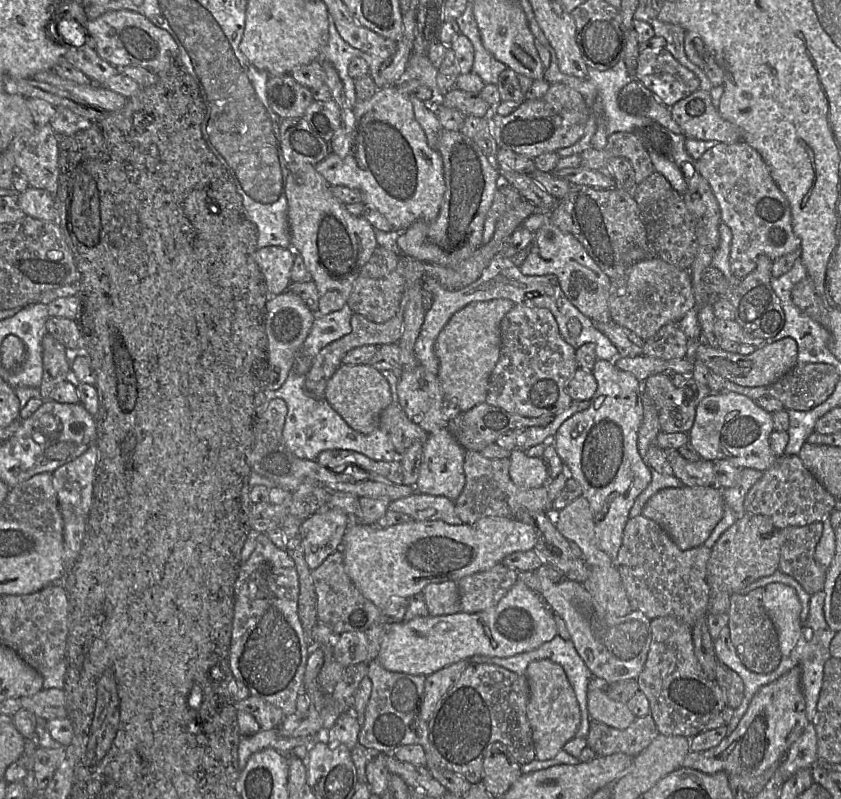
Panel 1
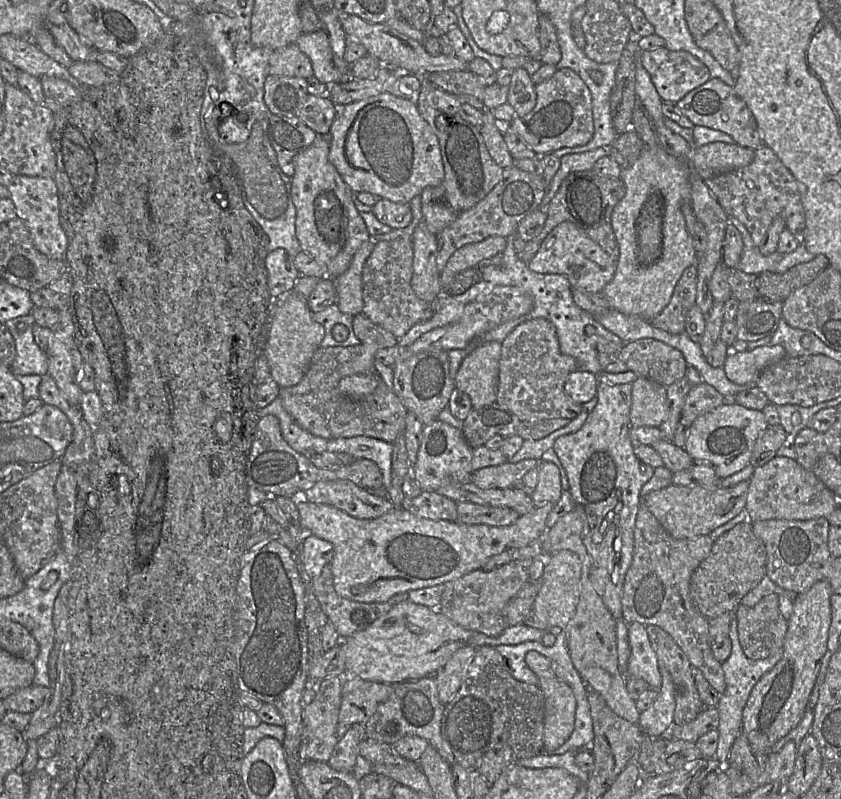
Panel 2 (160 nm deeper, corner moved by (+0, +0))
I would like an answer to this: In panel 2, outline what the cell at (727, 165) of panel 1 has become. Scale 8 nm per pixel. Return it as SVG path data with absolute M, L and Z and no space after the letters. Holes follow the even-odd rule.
M764 145L754 151L754 159L749 165L707 179L707 187L729 216L729 220L735 218L745 226L755 246L760 246L776 218L781 218L785 228L794 235L799 244L803 244L805 212L797 181L770 148Z

